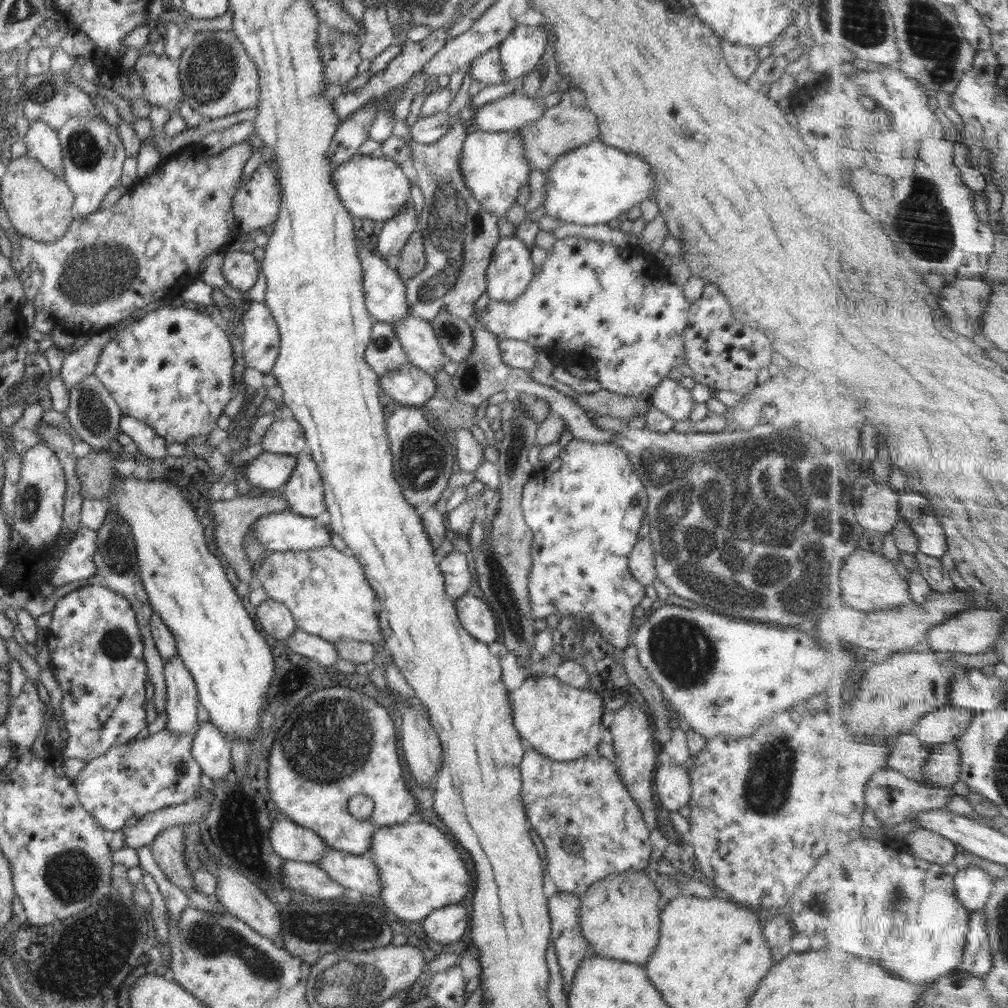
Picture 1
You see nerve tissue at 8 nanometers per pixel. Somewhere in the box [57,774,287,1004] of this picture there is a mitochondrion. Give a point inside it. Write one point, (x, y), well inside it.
(212, 941)

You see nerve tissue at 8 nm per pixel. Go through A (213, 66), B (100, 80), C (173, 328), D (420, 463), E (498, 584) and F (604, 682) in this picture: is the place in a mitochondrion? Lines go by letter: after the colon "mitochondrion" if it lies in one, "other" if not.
A: mitochondrion
B: other
C: other
D: mitochondrion
E: mitochondrion
F: other

